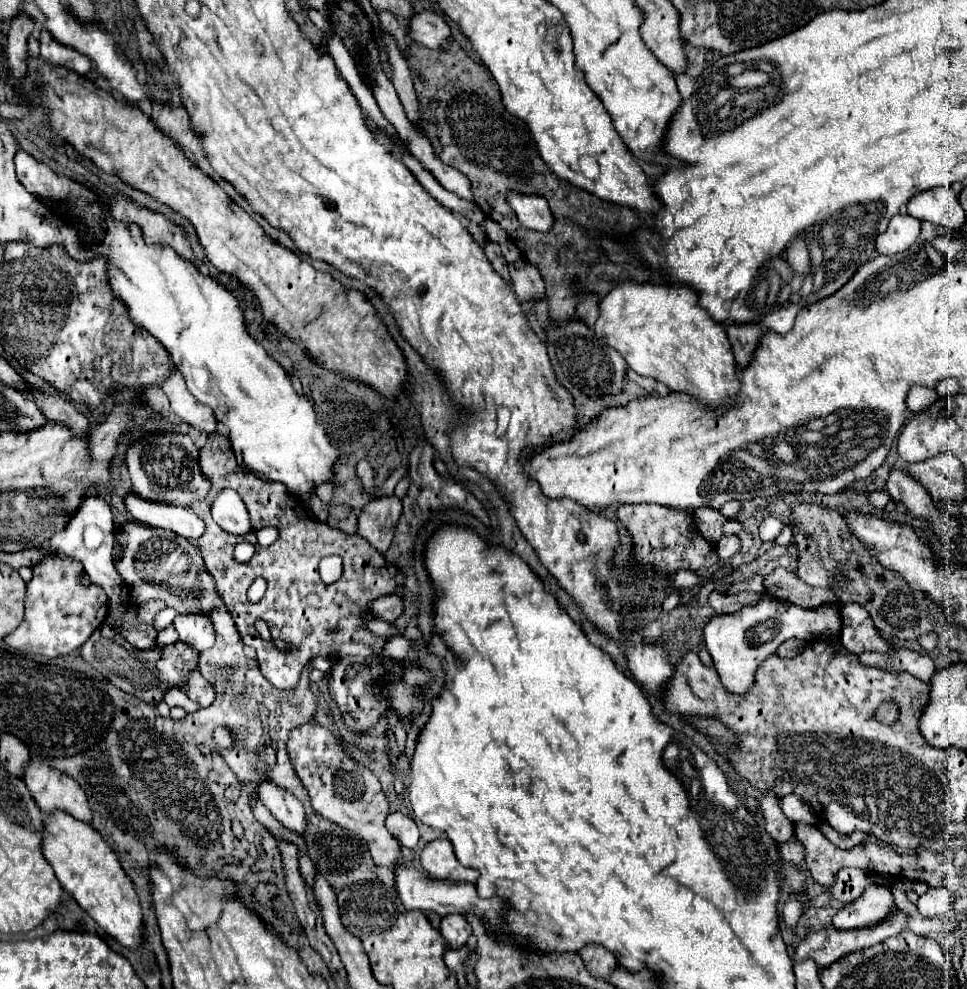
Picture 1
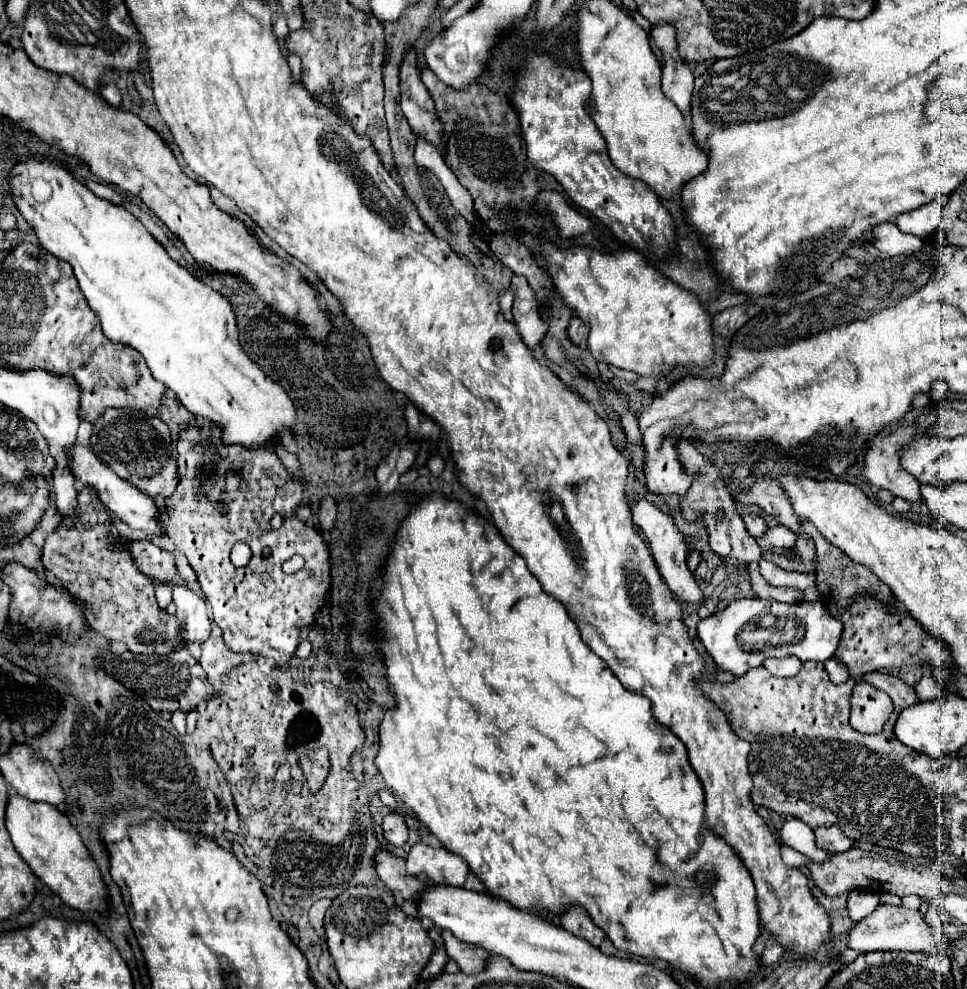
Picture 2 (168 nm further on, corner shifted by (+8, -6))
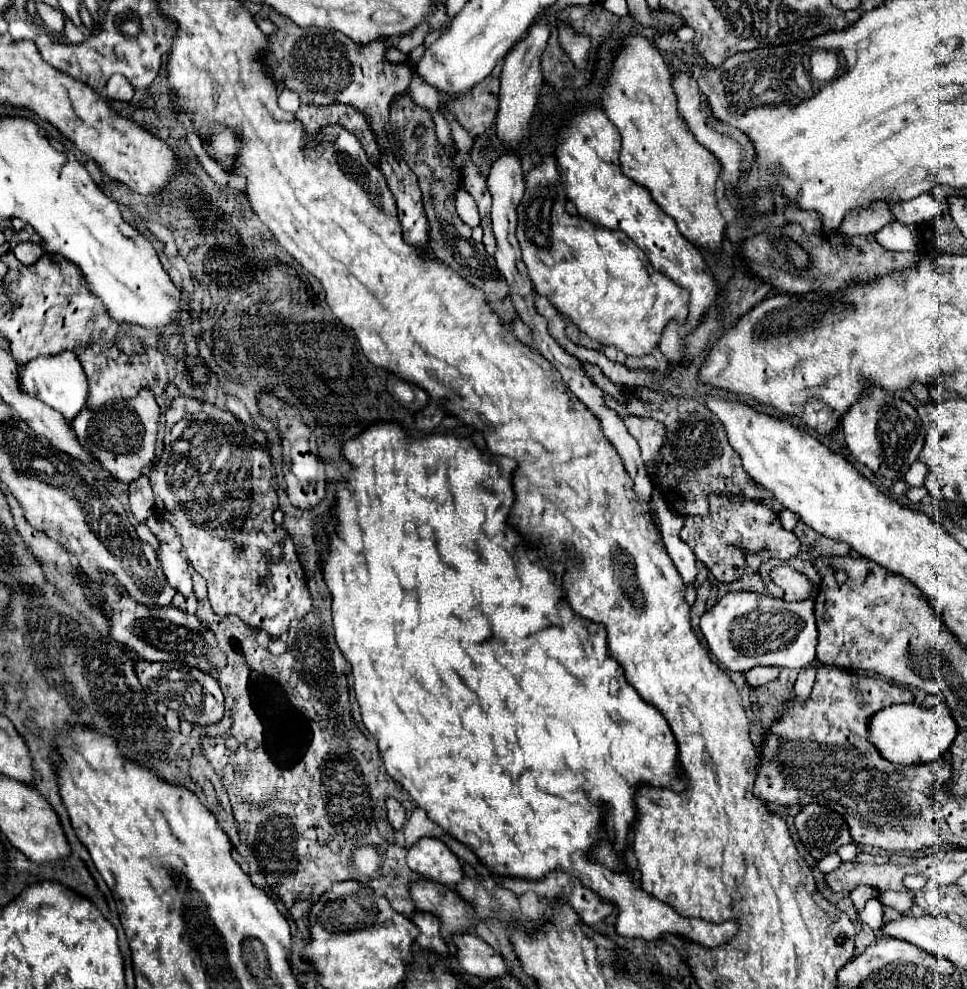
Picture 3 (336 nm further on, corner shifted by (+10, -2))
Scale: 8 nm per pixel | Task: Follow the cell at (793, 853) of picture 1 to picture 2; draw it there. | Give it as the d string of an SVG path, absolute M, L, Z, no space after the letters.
M781 846L781 856L783 856L783 862L787 862L789 866L795 866L795 868L801 868L807 864L807 856L803 856L801 852L797 852L795 848L791 846Z

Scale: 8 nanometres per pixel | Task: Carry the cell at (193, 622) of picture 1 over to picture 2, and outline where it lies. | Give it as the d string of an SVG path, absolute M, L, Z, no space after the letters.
M173 586L173 602L177 604L175 616L179 622L177 640L185 644L203 644L211 634L205 600L185 586Z

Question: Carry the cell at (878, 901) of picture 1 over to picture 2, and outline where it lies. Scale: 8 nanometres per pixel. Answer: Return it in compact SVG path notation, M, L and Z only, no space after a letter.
M879 904L869 916L859 922L853 922L851 930L845 934L847 946L859 954L875 950L909 950L909 952L929 952L929 954L947 954L949 934L943 928L931 928L925 924L917 910L907 910L905 906Z

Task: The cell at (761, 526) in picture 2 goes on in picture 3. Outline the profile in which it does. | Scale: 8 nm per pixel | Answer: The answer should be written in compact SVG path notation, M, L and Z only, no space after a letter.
M721 494L709 496L709 514L707 516L689 516L679 532L681 540L691 546L697 560L707 566L717 582L735 582L743 576L747 568L747 554L769 550L771 558L787 562L799 552L799 540L793 532L781 526L779 514L771 506L749 500L749 498L725 498Z

